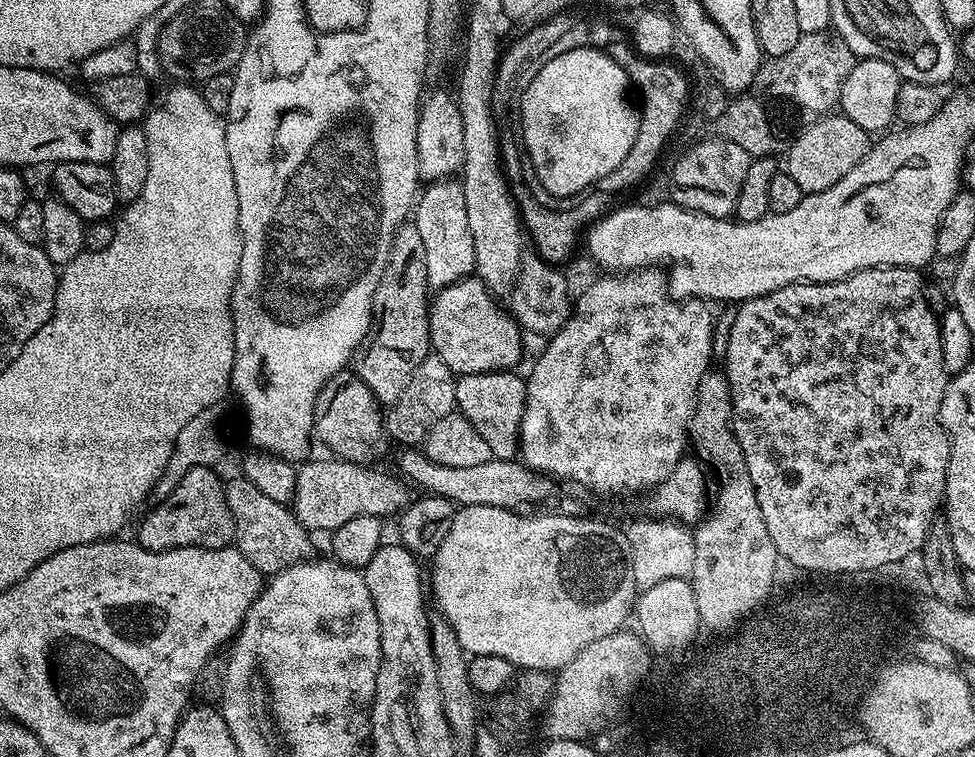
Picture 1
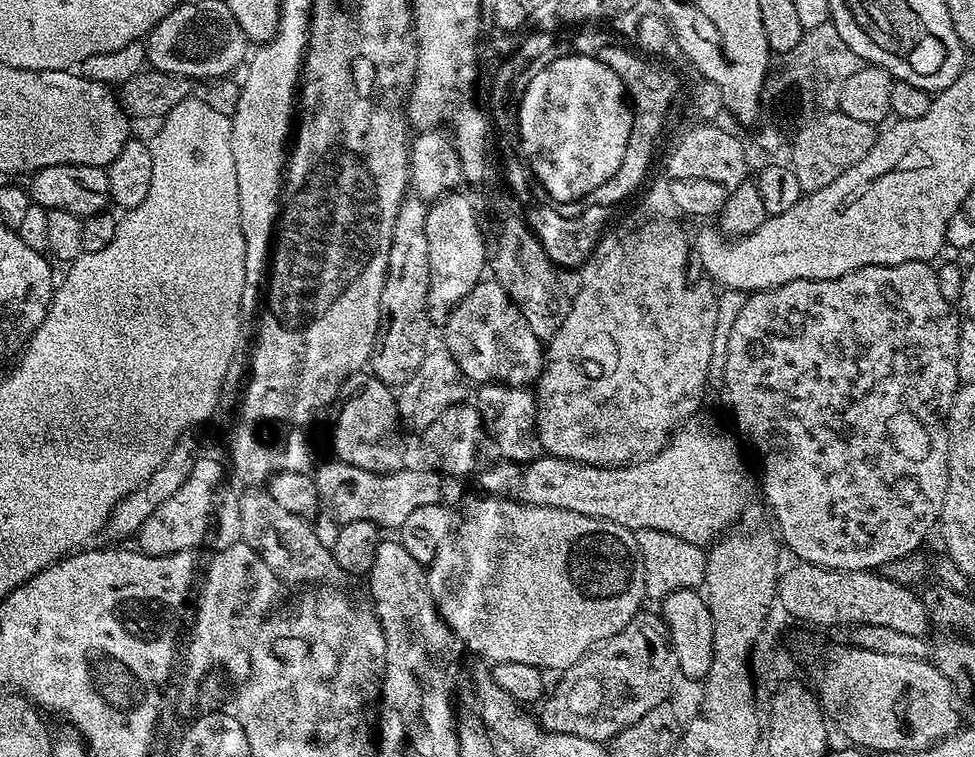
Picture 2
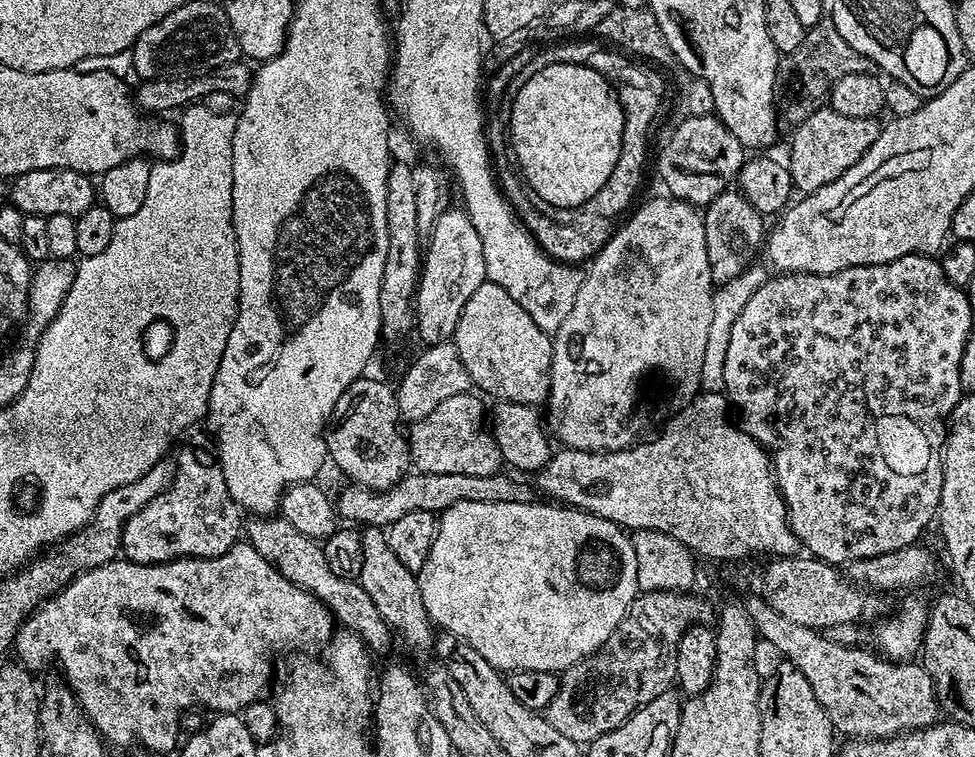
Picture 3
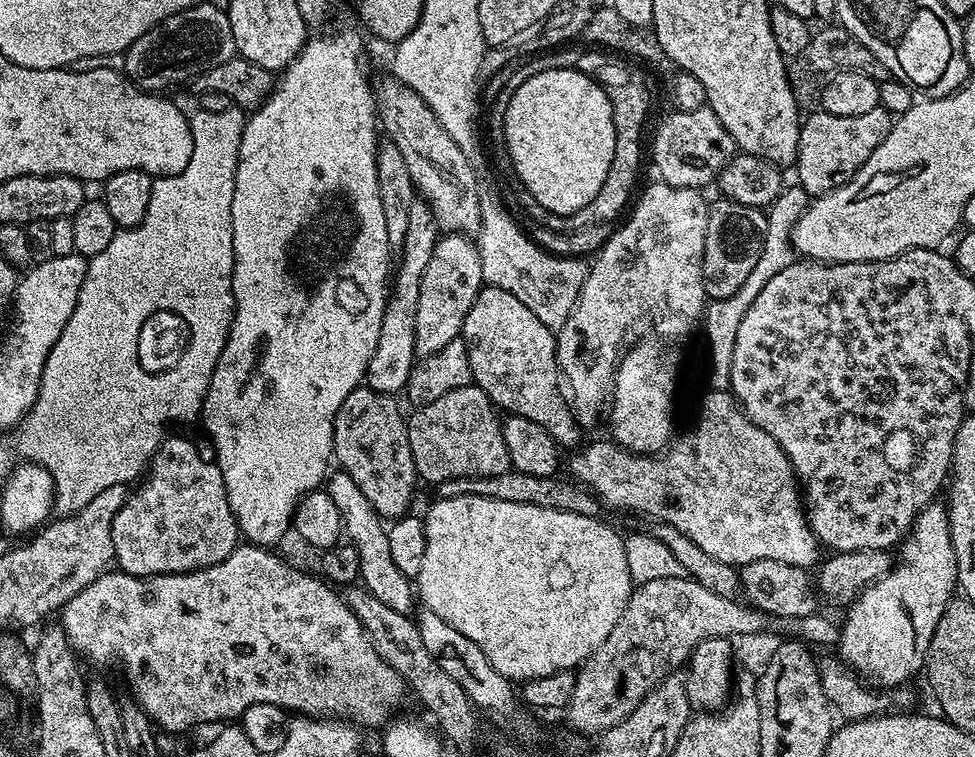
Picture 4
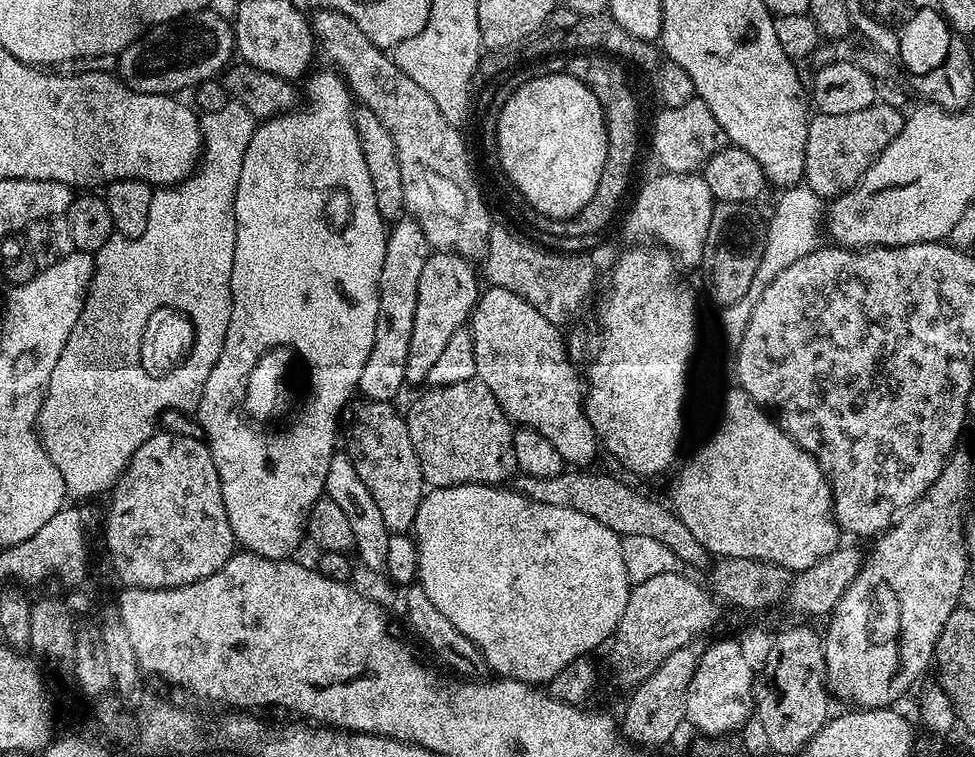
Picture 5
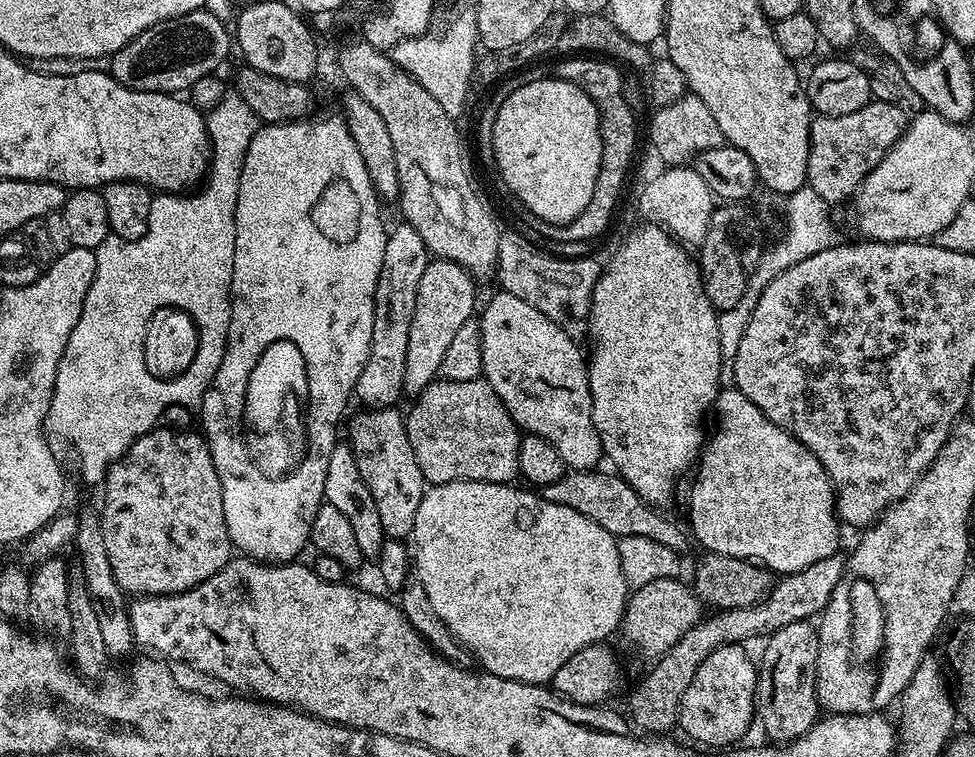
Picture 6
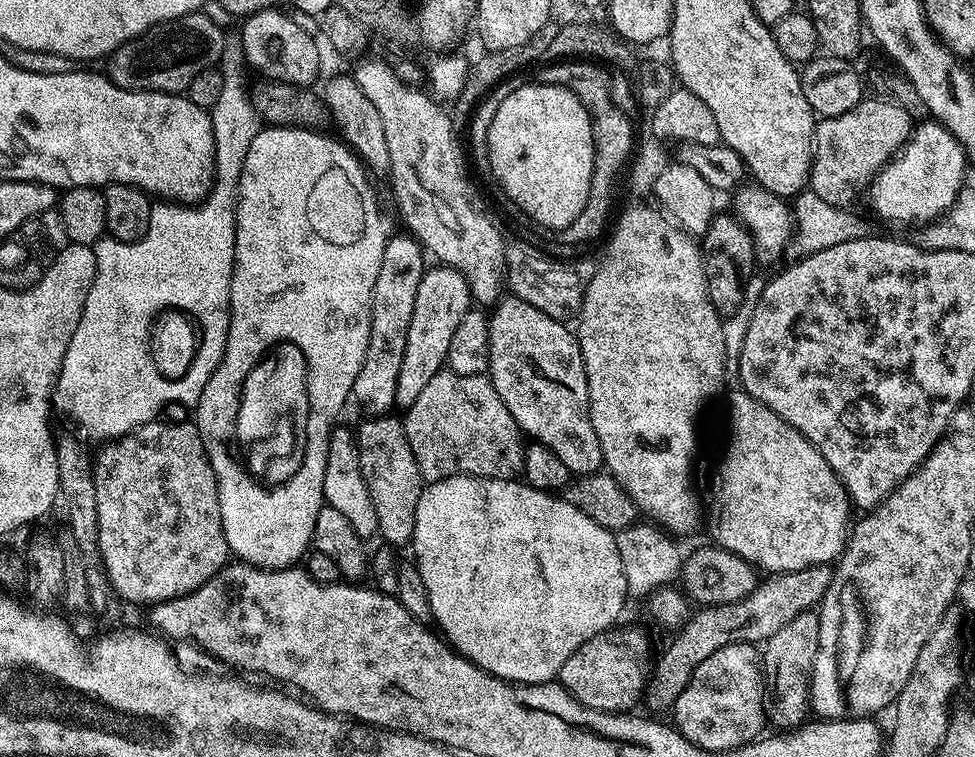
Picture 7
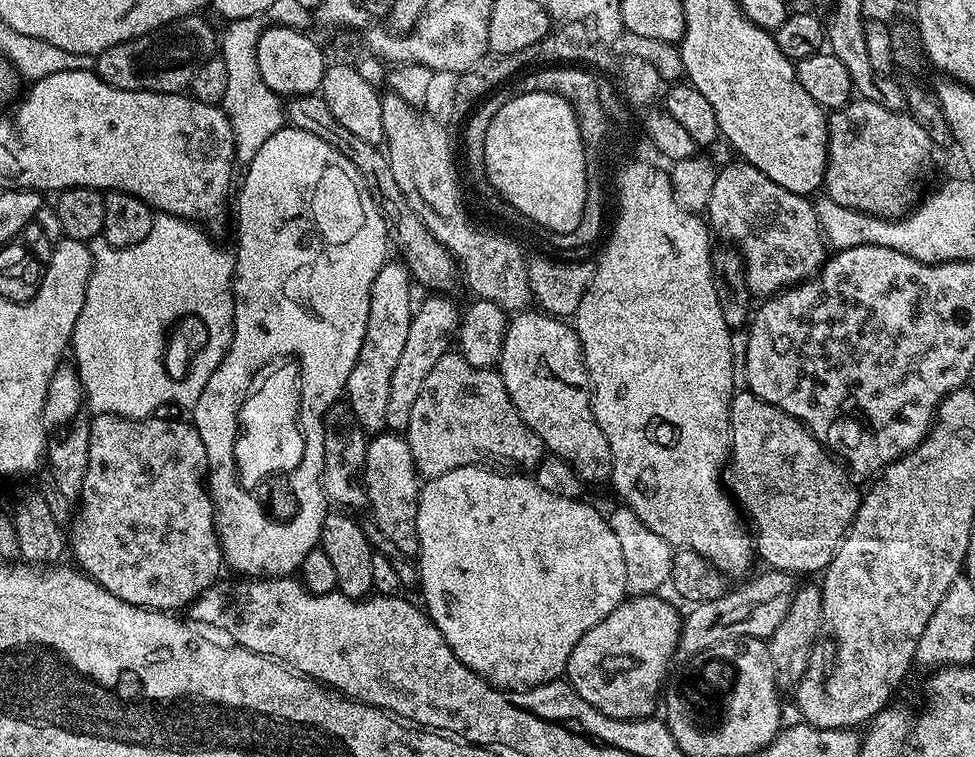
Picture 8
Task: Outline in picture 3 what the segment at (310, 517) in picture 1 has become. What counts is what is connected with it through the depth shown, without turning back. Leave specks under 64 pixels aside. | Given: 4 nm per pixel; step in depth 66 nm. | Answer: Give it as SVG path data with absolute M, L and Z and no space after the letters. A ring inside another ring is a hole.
M413 471L404 476L394 487L385 492L375 492L360 484L349 483L348 488L335 497L337 513L345 521L356 526L387 526L398 522L414 510L426 510L437 514L446 511L458 502L522 502L531 504L537 499L538 492L531 483L523 484L515 475L479 476L478 474L426 474Z

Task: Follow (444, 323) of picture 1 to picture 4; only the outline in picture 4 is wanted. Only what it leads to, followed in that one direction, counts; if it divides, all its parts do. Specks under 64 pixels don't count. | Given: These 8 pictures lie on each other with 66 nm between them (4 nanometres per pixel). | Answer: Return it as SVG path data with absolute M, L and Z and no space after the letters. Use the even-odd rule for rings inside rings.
M484 286L477 294L474 306L470 306L470 314L466 314L462 339L470 354L473 381L491 398L497 409L530 418L530 422L538 422L538 426L546 429L561 449L577 447L575 444L580 440L582 429L576 423L569 401L562 391L560 363L556 360L556 332L553 329L546 327L523 302L518 302L514 294L506 294L506 290L501 288Z

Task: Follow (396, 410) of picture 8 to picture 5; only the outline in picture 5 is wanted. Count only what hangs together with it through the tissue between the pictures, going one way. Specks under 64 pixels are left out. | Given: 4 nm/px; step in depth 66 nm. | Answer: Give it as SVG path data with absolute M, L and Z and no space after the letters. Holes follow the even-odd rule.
M433 251L429 255L426 266L422 266L422 278L418 278L418 302L414 306L414 331L410 333L410 354L406 354L406 381L411 384L424 384L427 381L434 362L442 354L442 349L450 343L454 330L465 327L469 323L472 310L480 298L481 285L476 285L476 272L471 259L465 259L458 253Z

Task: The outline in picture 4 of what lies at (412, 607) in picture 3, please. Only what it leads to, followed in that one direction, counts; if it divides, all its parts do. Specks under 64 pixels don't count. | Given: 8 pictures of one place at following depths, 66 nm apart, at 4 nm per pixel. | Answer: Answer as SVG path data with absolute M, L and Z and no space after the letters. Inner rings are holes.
M342 470L333 471L327 477L326 490L330 494L330 498L334 498L334 506L338 506L344 519L343 535L346 537L347 543L352 544L354 550L358 550L359 583L367 588L370 594L374 594L374 598L378 598L378 602L386 602L386 606L390 606L390 610L411 613L413 611L412 600L414 604L414 584L409 577L402 574L402 570L398 570L398 565L392 561L390 538L384 517L379 516L372 509L370 502L366 502L366 494L362 494L362 490L358 490L358 482L354 482L354 478L350 478L350 474L346 474Z

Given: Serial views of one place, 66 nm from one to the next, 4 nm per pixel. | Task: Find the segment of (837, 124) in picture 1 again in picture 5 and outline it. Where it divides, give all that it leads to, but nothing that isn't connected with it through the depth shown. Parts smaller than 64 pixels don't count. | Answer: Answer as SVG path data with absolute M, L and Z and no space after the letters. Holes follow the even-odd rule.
M883 102L866 106L866 110L854 110L854 114L816 114L809 119L806 134L806 166L803 183L814 190L821 198L835 198L854 187L870 170L870 166L880 157L882 150L894 142L894 138L902 130L906 116L901 109Z

